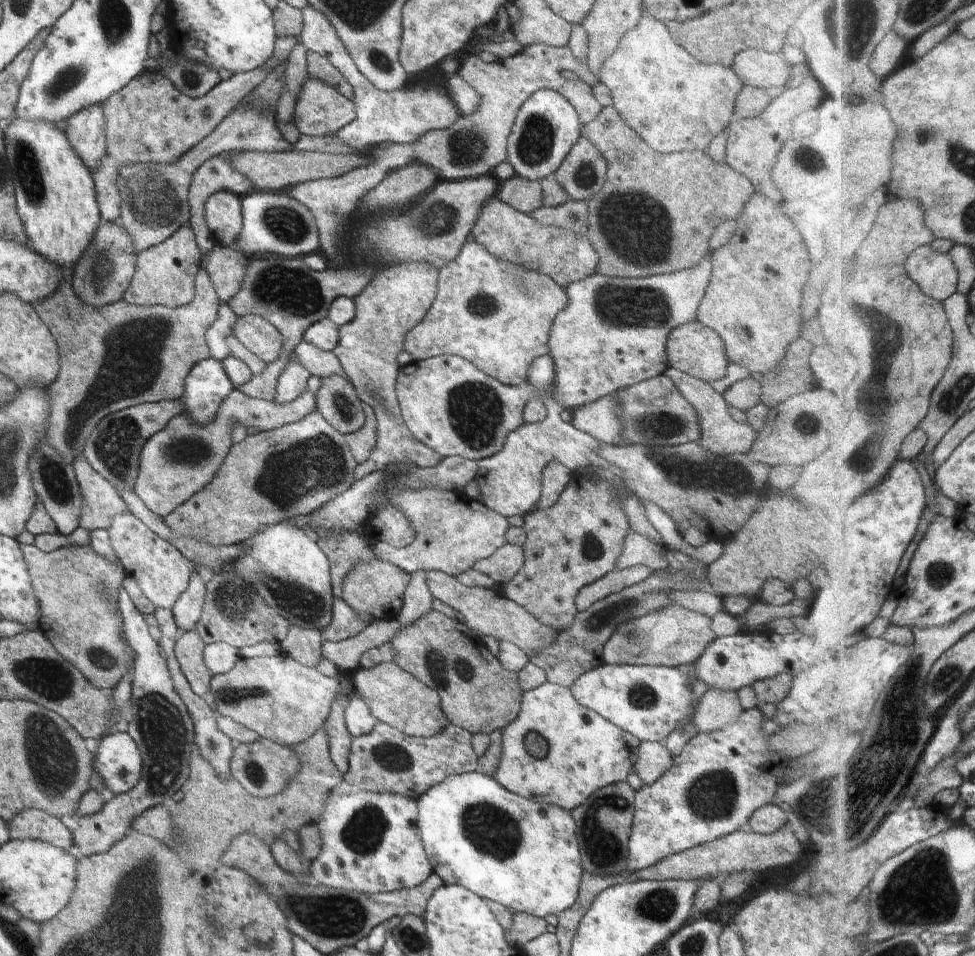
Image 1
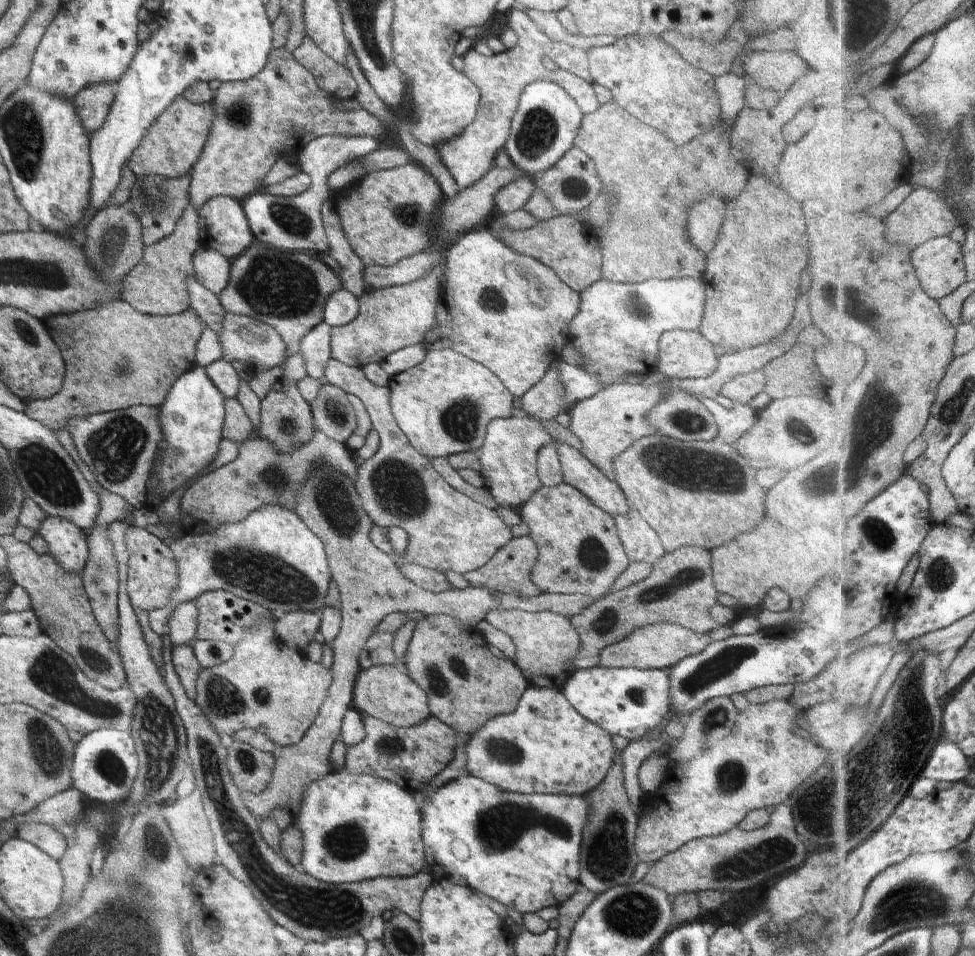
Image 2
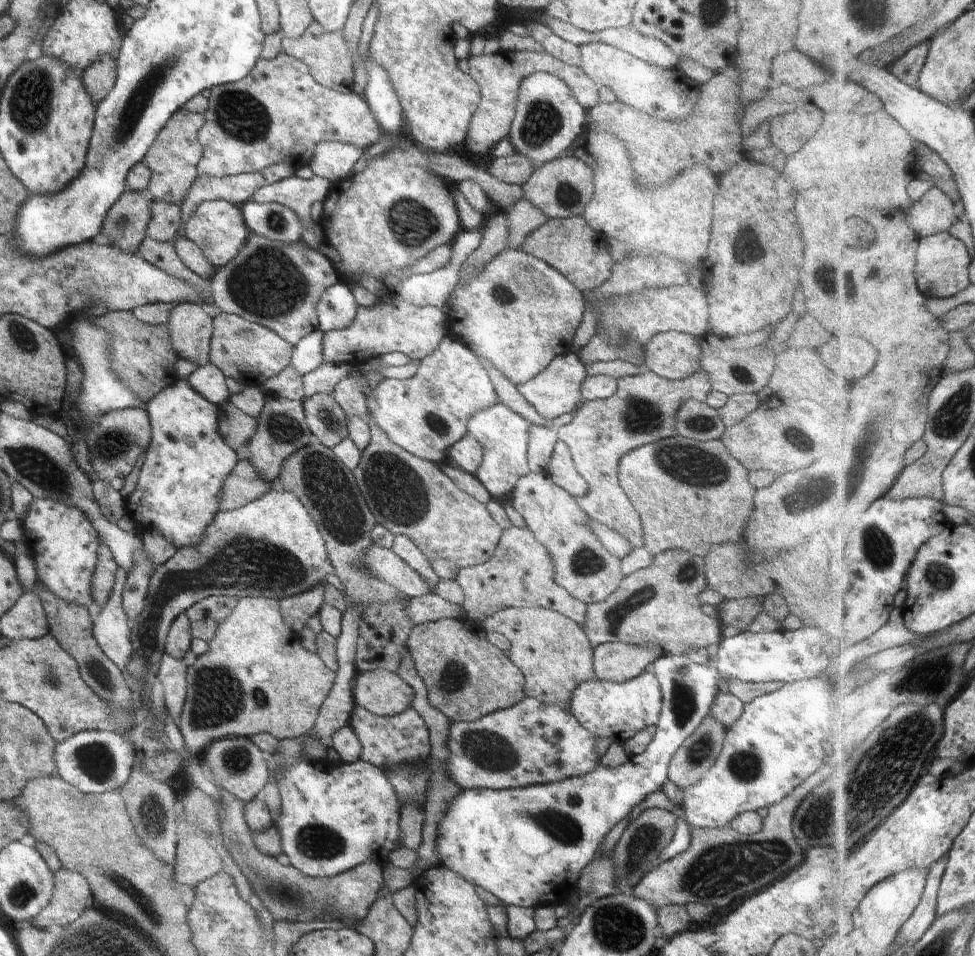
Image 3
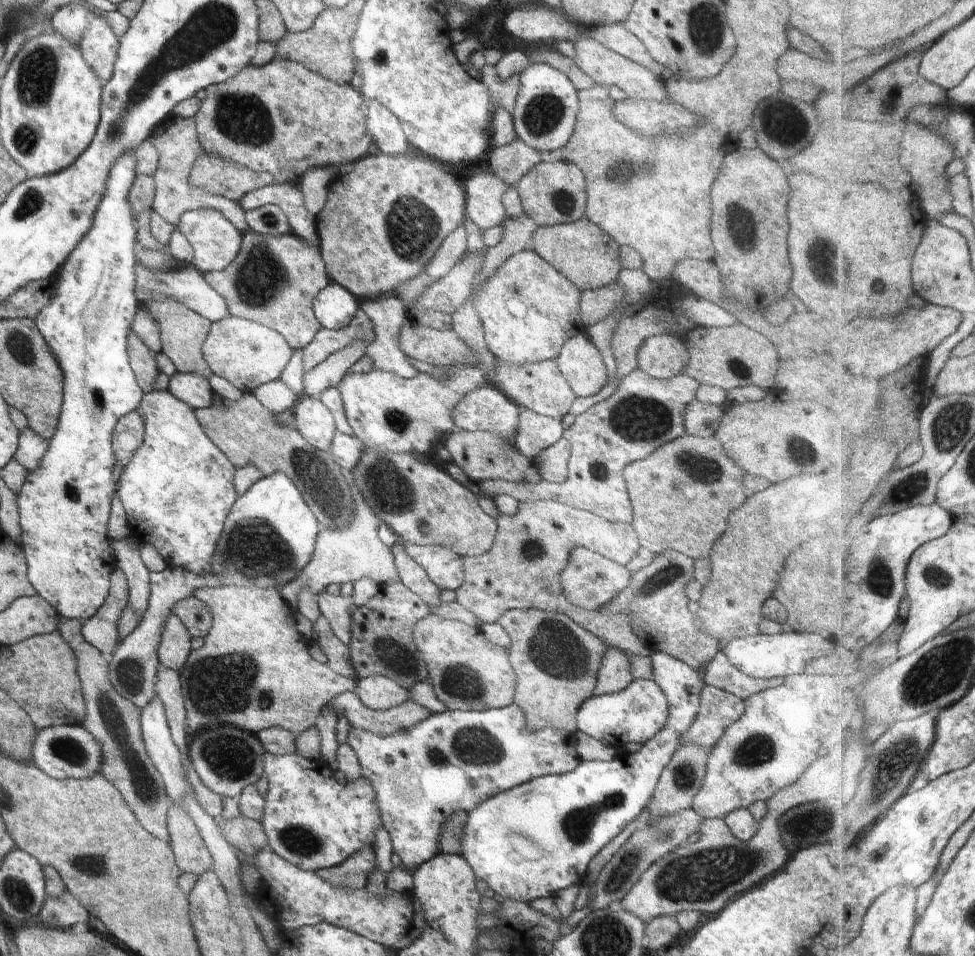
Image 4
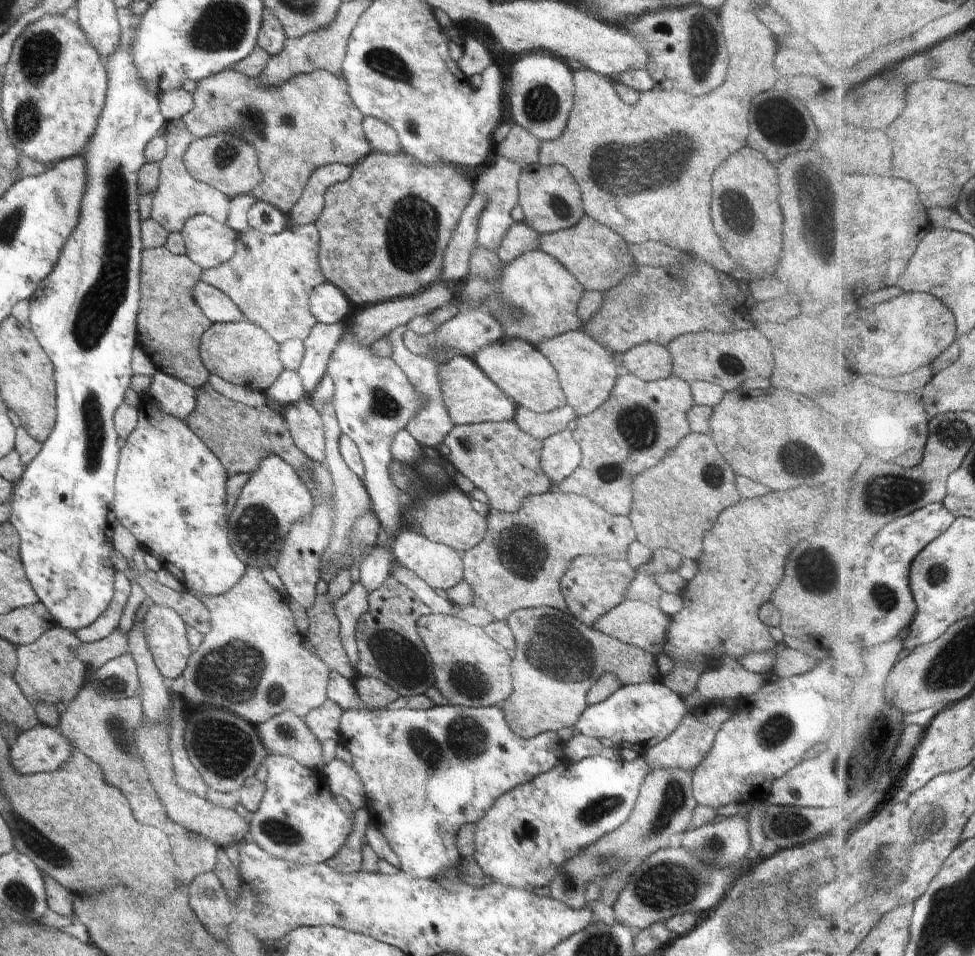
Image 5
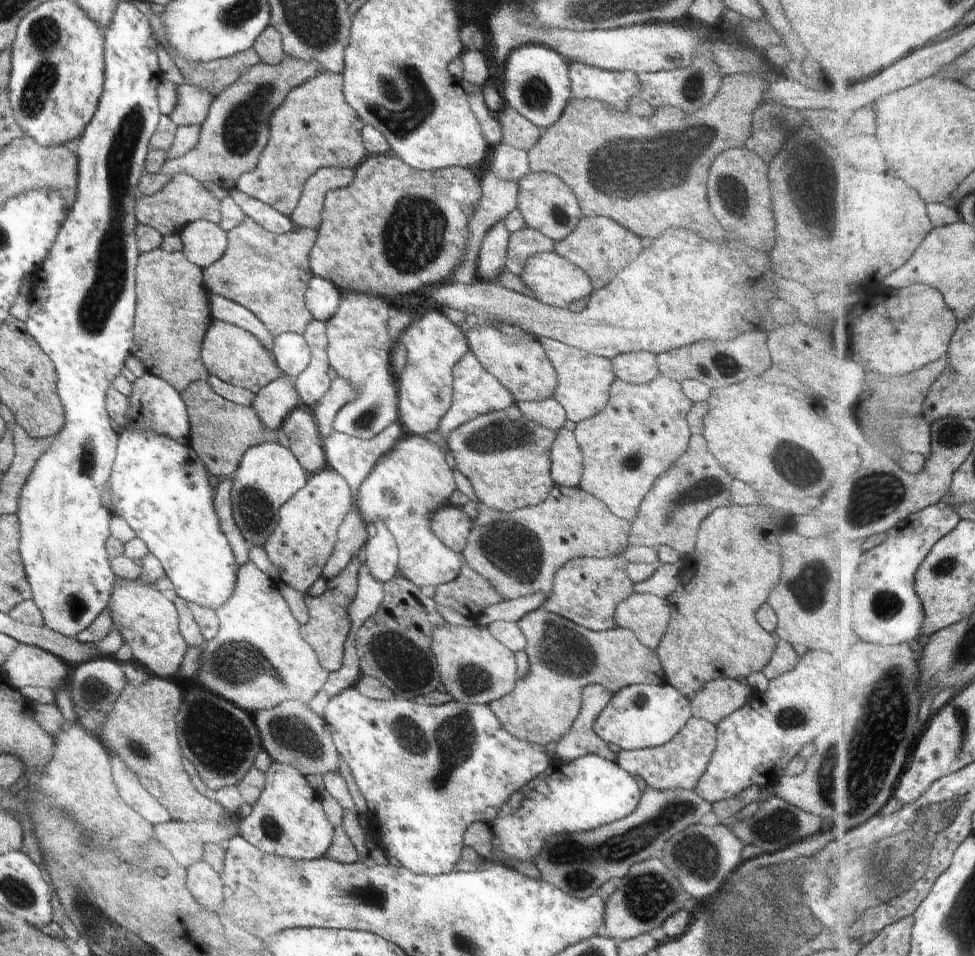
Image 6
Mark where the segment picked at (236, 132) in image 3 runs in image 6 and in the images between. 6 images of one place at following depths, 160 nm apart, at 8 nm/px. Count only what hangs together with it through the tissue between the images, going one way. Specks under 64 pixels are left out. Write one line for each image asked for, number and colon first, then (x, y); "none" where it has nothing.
4: (282, 118)
5: (308, 121)
6: (314, 128)

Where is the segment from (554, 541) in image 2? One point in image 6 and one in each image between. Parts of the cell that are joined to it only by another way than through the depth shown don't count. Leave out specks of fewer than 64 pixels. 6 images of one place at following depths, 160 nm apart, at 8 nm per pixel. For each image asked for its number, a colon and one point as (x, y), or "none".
3: (582, 566)
4: (589, 580)
5: (593, 585)
6: (587, 590)

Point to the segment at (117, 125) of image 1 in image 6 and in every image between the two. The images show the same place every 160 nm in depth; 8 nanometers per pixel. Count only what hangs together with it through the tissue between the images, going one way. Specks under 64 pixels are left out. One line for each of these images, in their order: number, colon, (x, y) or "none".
2: (174, 143)
3: (172, 158)
4: (175, 138)
5: (179, 196)
6: (183, 200)

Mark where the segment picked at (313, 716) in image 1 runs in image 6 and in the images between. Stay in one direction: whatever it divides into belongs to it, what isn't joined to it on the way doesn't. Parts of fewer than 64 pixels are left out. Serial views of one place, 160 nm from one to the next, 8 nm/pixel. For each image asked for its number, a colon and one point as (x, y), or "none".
2: (265, 684)
3: (257, 677)
4: (253, 671)
5: (253, 662)
6: (258, 660)

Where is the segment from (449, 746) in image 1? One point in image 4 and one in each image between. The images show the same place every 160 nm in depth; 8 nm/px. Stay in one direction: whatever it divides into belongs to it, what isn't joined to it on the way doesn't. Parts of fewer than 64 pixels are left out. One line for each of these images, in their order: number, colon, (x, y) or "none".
2: (412, 757)
3: (403, 739)
4: (382, 723)

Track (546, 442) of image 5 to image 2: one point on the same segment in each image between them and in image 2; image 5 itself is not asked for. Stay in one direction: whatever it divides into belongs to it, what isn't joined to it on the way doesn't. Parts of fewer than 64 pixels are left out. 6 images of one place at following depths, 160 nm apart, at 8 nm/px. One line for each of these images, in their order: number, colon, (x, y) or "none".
2: (577, 472)
3: (561, 469)
4: (551, 463)

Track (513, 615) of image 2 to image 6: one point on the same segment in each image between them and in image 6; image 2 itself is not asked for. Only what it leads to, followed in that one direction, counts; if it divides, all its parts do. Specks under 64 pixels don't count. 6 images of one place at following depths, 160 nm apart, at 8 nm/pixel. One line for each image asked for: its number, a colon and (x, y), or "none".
3: (554, 654)
4: (556, 661)
5: (557, 659)
6: (564, 657)

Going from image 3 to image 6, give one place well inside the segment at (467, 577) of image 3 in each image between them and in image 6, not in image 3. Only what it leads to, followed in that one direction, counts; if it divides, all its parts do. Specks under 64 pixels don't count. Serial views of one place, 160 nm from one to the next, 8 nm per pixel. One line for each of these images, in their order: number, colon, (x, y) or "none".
4: (522, 570)
5: (519, 564)
6: (519, 553)

